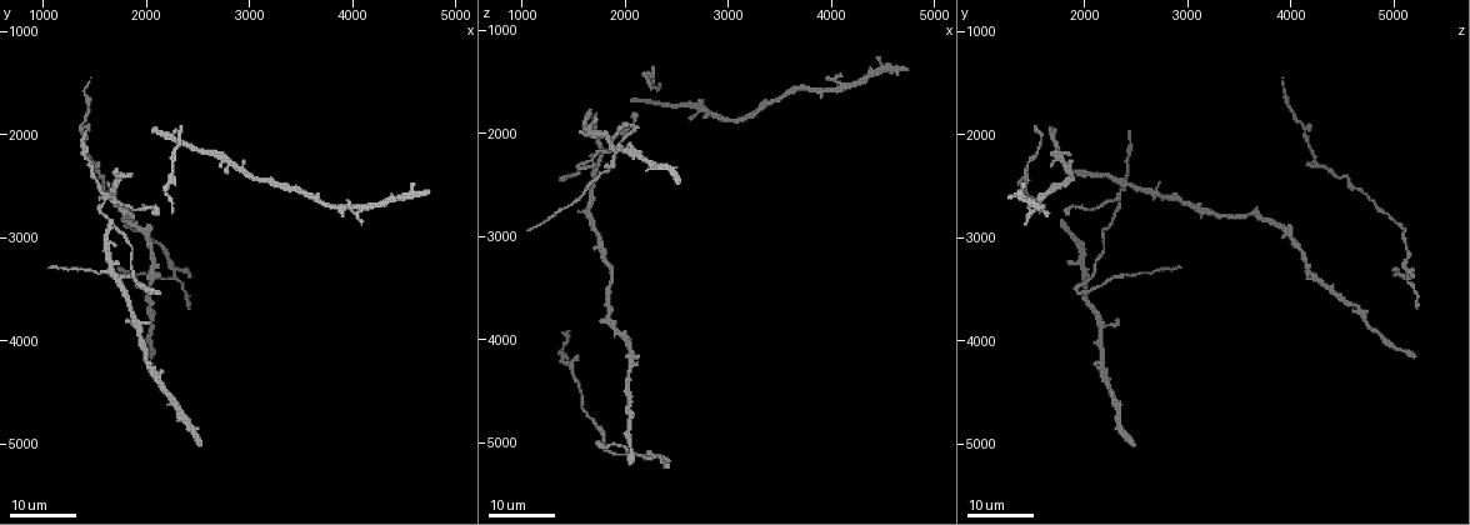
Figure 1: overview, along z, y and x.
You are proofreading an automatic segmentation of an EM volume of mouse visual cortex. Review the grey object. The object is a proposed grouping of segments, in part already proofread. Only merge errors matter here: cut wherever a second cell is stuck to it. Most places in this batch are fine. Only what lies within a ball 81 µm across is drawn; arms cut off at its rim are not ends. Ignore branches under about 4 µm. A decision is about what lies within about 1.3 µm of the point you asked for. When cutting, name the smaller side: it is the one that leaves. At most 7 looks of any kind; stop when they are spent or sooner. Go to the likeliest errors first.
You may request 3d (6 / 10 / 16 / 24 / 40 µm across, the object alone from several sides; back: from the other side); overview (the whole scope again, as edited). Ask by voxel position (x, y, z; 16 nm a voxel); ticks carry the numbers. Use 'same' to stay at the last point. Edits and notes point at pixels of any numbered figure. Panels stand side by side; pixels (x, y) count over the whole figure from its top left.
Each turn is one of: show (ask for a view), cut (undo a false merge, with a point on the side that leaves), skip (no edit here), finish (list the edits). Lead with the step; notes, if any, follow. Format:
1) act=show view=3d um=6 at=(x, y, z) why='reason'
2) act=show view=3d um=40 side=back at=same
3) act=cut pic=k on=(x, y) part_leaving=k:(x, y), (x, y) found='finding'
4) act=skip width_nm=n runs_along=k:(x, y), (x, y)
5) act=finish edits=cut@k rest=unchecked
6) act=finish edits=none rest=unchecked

act=show view=3d um=24 at=(2280, 3360, 5160) why='three arms meet'

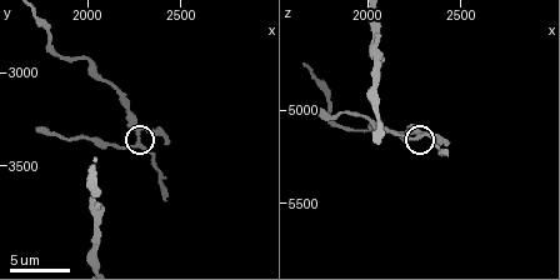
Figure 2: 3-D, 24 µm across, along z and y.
act=show view=3d um=6 at=(2280, 3380, 5140)

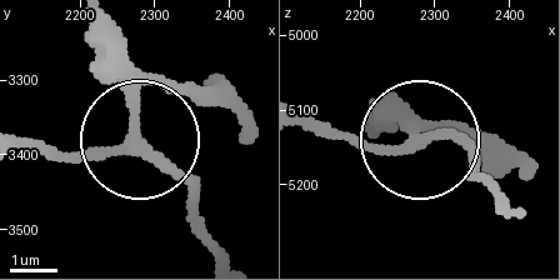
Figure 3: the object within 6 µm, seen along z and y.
act=show view=3d um=6 side=back at=(2275, 3380, 5145)

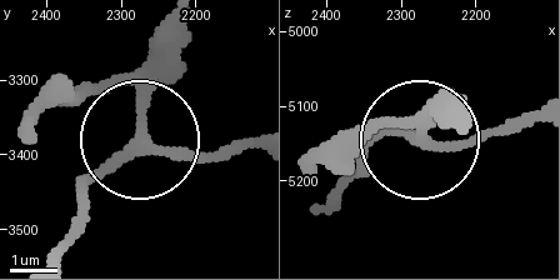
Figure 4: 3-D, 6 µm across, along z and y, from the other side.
act=skip width_nm=210 found='one cell here'

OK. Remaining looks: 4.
act=show view=3d um=24 at=(2060, 3520, 1940) why='three arms meet'

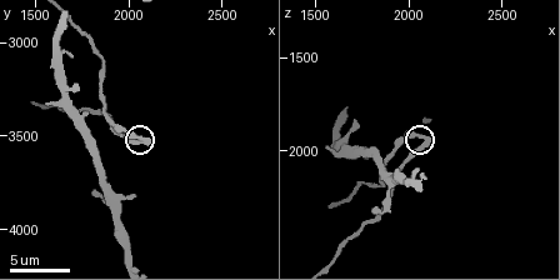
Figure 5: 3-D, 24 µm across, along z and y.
act=show view=3d um=6 at=(2060, 3520, 1920)

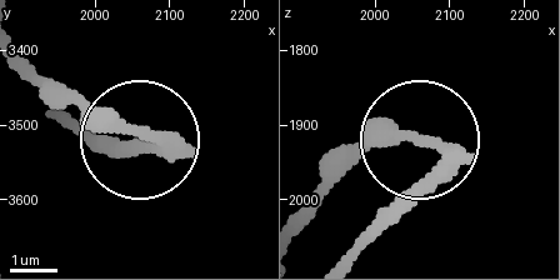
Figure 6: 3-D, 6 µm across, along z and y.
act=cut pic=6 on=(118, 156) part_leaving=6:(170, 146), (114, 146), (70, 115) found='two cells meet here'

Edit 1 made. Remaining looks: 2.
act=show view=3d um=16 at=(1860, 3100, 2200)

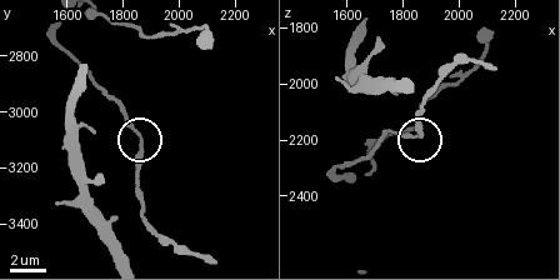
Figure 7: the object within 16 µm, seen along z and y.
act=show view=3d um=16 side=back at=(1860, 3090, 2180)

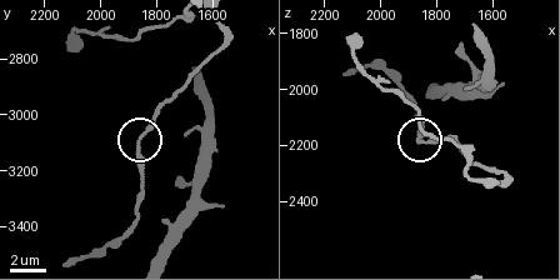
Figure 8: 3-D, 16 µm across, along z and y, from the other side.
act=skip width_nm=180 runs_along=8:(215, 21), (221, 48), (139, 138), (143, 190) found='all the same cell'

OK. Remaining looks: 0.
act=finish edits=cut@6 rest=unchecked

